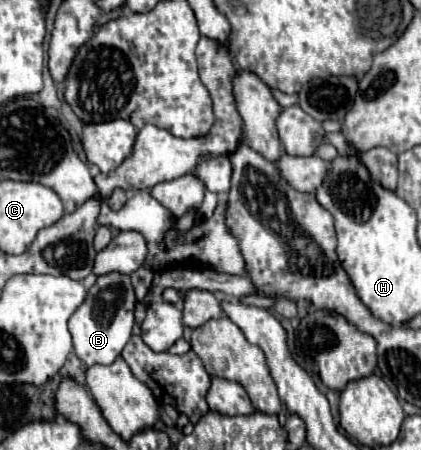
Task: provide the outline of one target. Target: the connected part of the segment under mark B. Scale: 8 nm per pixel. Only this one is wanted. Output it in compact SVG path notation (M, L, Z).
M120 273L102 275L94 283L94 287L88 289L88 299L80 309L76 309L76 313L68 321L68 329L74 339L74 353L86 367L110 365L116 361L116 357L120 357L122 349L132 337L134 305L136 305L136 295L128 275Z

